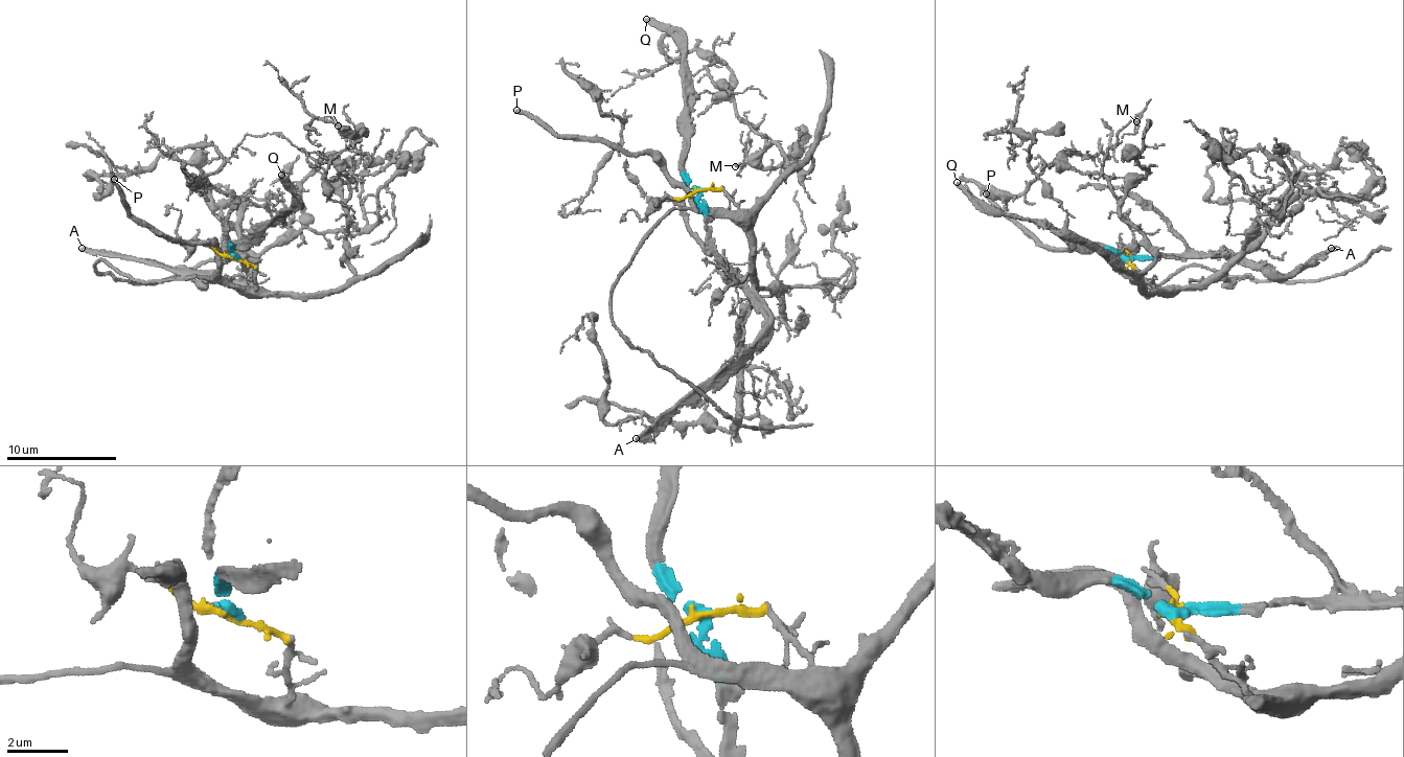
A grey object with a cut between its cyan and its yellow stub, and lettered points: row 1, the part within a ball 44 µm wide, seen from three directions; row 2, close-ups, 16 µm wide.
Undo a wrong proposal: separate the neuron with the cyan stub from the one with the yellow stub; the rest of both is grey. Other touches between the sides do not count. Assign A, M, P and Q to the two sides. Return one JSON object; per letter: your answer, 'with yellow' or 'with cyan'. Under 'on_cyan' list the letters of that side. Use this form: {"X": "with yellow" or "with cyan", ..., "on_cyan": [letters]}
{"A": "with cyan", "M": "with yellow", "P": "with yellow", "Q": "with cyan", "on_cyan": ["A", "Q"]}

